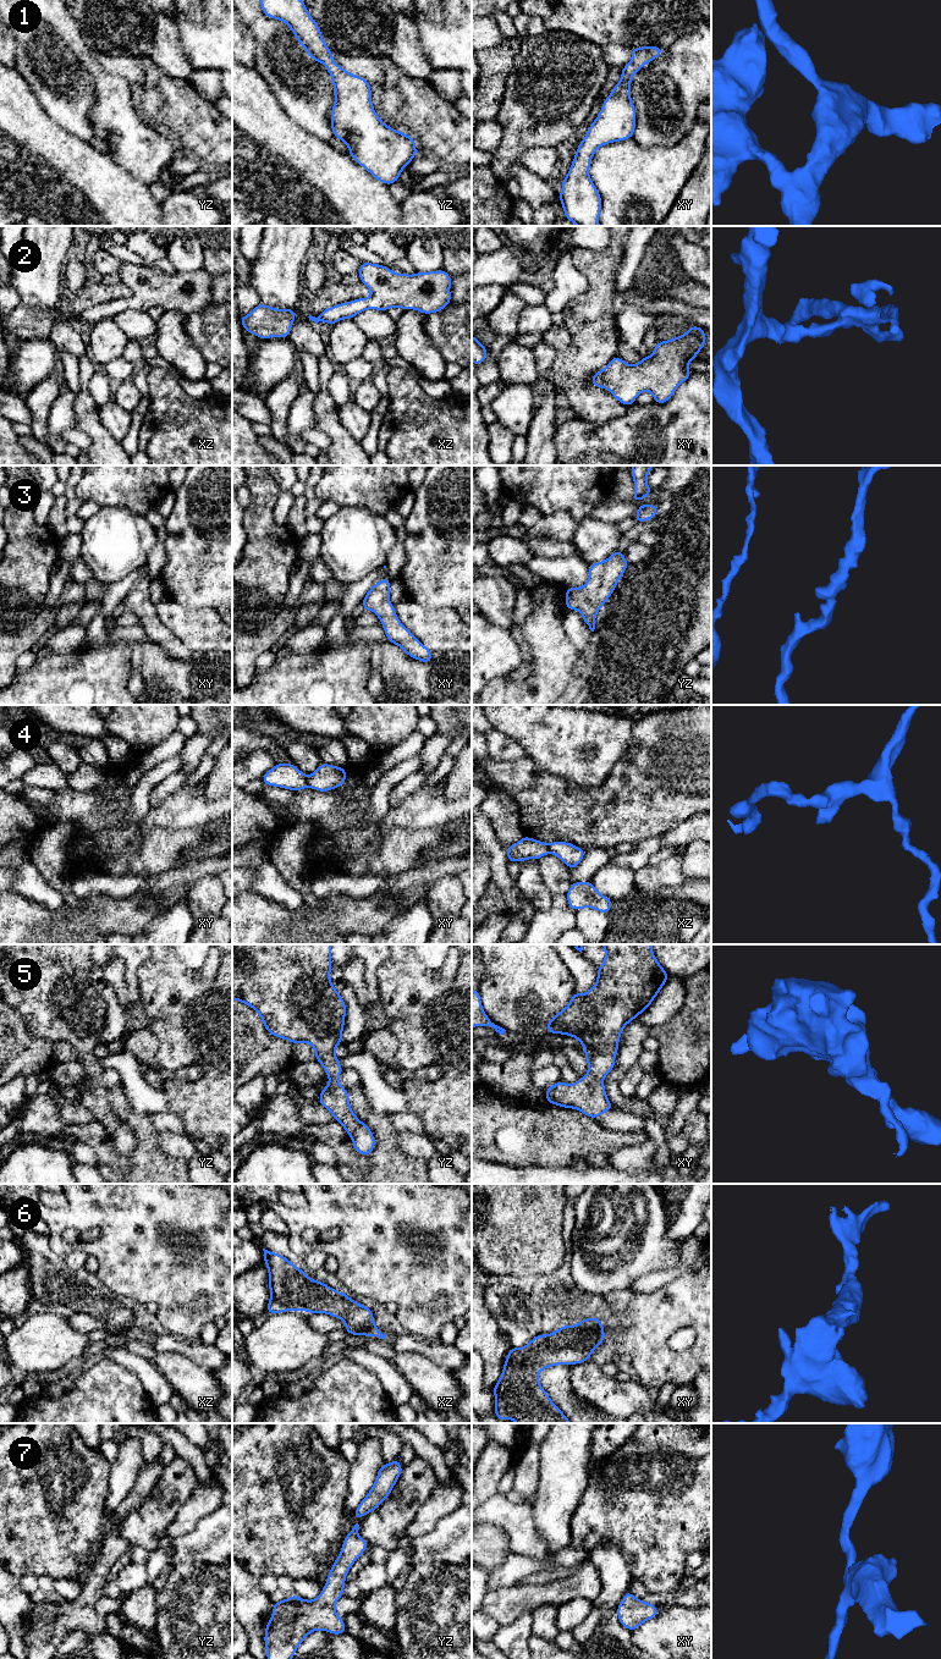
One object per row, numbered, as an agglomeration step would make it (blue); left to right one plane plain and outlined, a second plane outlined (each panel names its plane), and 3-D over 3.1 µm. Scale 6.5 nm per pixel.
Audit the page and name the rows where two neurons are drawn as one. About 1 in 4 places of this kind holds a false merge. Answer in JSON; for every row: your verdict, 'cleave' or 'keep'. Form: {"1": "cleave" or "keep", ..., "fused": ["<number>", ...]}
{"1": "keep", "2": "keep", "3": "keep", "4": "cleave", "5": "keep", "6": "keep", "7": "keep", "fused": ["4"]}

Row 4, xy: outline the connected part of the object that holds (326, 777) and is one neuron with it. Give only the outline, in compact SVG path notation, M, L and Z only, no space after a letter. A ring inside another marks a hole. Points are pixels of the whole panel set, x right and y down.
M323 762L314 773L307 777L307 782L308 787L315 790L329 792L340 788L346 778L347 772L345 768Z

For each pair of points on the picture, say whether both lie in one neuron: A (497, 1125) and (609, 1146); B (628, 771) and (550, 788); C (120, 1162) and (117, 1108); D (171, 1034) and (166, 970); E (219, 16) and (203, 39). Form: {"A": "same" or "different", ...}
{"A": "same", "B": "same", "C": "same", "D": "same", "E": "same"}

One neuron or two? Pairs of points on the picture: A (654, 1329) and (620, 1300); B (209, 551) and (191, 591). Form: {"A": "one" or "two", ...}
{"A": "two", "B": "one"}

